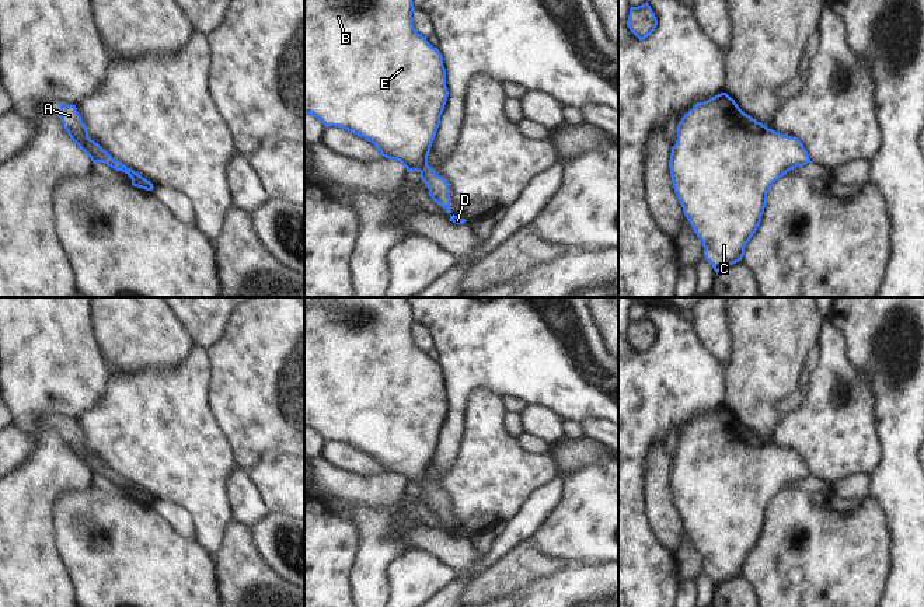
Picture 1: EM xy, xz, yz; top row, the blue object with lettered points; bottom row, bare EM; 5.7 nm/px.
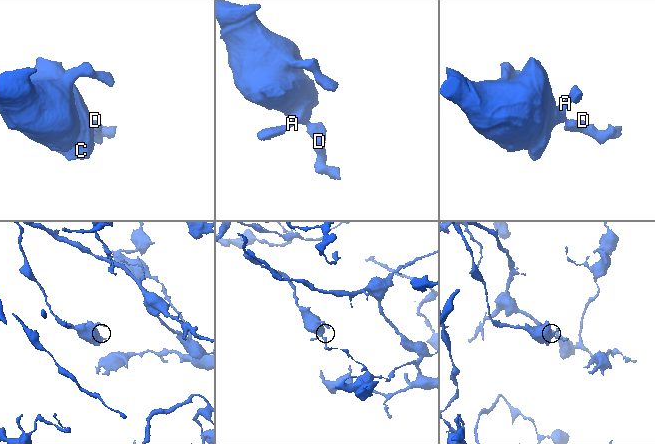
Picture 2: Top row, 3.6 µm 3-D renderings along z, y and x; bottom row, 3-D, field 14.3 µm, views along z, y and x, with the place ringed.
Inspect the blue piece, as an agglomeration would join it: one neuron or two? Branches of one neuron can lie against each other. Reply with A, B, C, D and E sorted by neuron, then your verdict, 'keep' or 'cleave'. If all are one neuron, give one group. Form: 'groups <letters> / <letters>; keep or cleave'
groups A B C D E; keep

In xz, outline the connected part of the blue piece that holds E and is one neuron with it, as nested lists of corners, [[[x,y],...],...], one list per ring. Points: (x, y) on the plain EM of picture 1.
[[[304,297],[304,428],[315,430],[324,440],[338,440],[372,456],[380,468],[400,475],[407,486],[418,485],[428,499],[429,510],[451,527],[449,496],[428,479],[428,470],[435,454],[440,430],[443,428],[449,405],[446,401],[446,383],[443,370],[433,362],[426,350],[422,350],[412,339],[412,308],[407,297]]]

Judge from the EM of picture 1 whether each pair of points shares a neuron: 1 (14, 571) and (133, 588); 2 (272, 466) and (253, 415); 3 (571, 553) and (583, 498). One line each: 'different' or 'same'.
1: different
2: different
3: same

